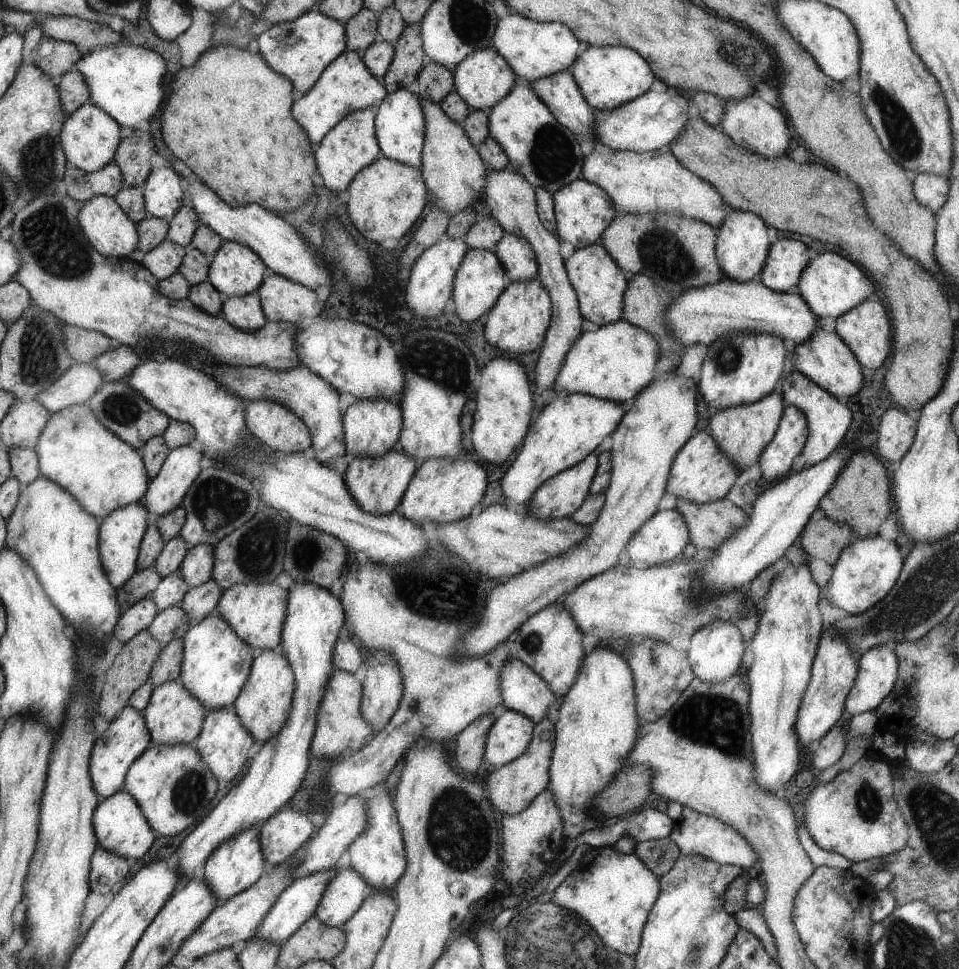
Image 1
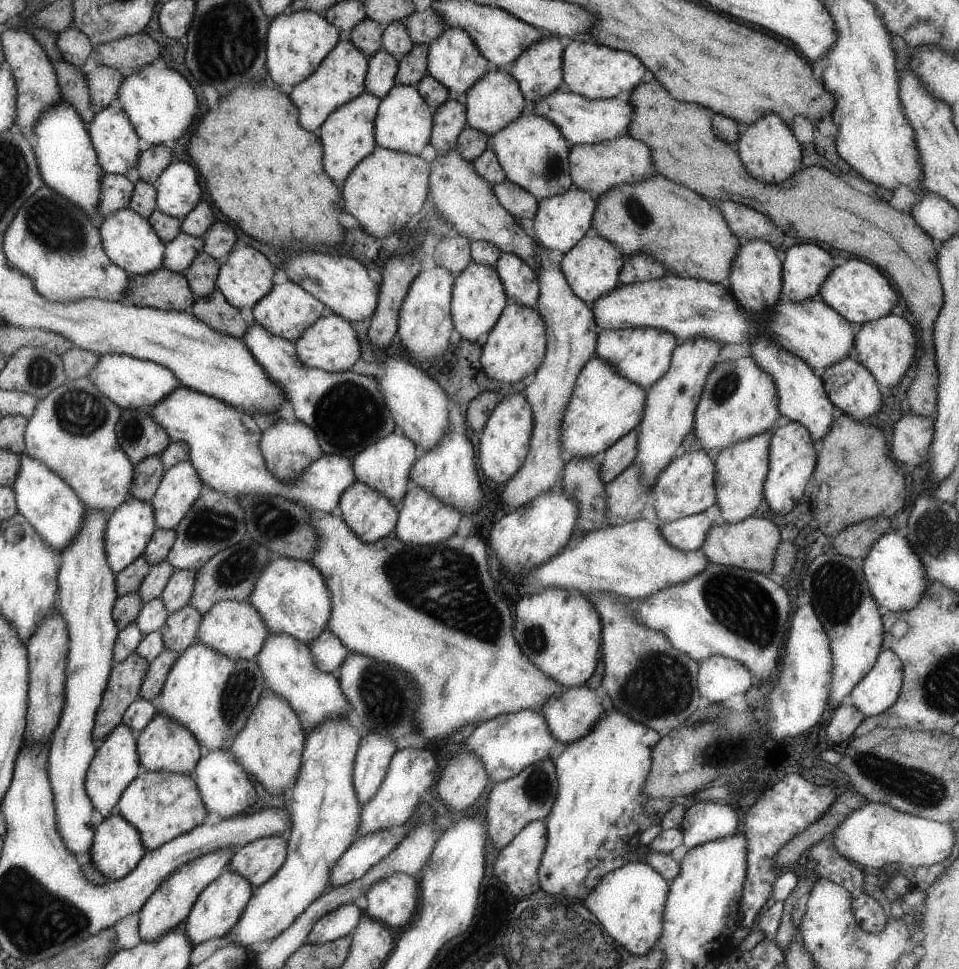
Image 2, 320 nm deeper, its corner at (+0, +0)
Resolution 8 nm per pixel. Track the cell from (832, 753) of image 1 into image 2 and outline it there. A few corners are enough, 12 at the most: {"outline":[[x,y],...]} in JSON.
{"outline":[[840,704],[826,726],[836,748],[852,736],[866,716]]}

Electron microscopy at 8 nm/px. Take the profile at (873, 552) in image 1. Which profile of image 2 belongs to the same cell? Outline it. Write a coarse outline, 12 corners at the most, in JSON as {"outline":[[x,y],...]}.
{"outline":[[890,530],[863,571],[883,611],[912,610],[931,584],[908,539]]}

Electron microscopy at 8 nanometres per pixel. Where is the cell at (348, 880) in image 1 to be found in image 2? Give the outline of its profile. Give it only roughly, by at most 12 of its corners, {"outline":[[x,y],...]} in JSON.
{"outline":[[342,905],[314,925],[307,942],[321,945],[354,933],[362,912]]}

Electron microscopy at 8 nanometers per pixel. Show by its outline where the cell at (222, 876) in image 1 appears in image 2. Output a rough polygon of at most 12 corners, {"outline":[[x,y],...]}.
{"outline":[[226,868],[184,920],[190,942],[228,936],[253,892]]}

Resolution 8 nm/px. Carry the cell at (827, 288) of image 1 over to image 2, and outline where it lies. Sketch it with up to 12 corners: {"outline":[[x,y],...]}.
{"outline":[[841,260],[818,297],[855,327],[888,316],[898,294],[874,266]]}

